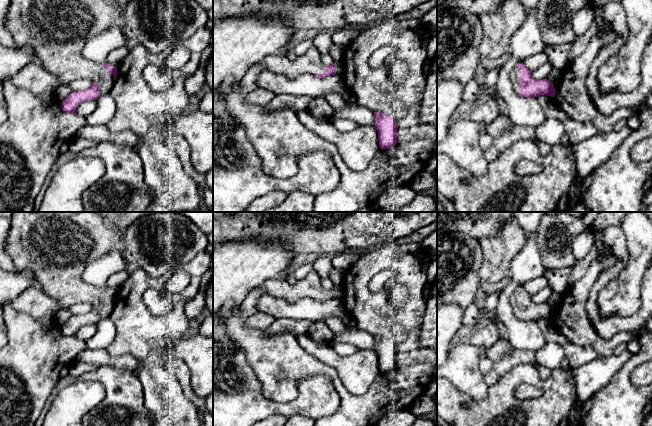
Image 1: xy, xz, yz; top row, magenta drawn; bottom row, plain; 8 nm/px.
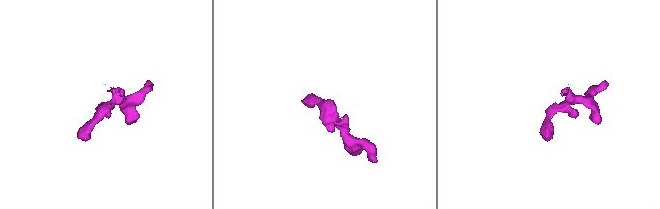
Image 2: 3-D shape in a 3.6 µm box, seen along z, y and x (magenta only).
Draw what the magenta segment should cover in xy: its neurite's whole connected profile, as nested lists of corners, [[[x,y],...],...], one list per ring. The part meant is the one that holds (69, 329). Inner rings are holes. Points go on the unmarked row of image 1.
[[[14,212],[10,217],[11,227],[5,241],[5,250],[19,271],[30,270],[36,276],[41,290],[55,299],[65,309],[76,303],[90,303],[93,308],[84,315],[72,315],[62,326],[66,337],[75,337],[77,331],[85,325],[97,324],[99,320],[111,314],[116,304],[117,291],[109,287],[99,288],[83,280],[83,272],[94,260],[113,249],[120,250],[122,239],[120,231],[111,227],[96,212]]]

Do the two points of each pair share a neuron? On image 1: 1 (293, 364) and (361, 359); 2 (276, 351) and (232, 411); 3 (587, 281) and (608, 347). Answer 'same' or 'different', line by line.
1: different
2: different
3: same

